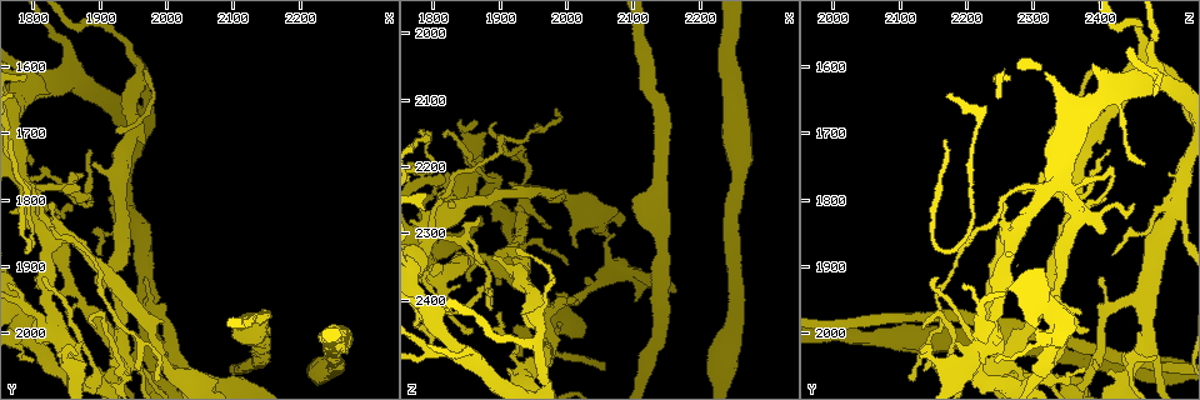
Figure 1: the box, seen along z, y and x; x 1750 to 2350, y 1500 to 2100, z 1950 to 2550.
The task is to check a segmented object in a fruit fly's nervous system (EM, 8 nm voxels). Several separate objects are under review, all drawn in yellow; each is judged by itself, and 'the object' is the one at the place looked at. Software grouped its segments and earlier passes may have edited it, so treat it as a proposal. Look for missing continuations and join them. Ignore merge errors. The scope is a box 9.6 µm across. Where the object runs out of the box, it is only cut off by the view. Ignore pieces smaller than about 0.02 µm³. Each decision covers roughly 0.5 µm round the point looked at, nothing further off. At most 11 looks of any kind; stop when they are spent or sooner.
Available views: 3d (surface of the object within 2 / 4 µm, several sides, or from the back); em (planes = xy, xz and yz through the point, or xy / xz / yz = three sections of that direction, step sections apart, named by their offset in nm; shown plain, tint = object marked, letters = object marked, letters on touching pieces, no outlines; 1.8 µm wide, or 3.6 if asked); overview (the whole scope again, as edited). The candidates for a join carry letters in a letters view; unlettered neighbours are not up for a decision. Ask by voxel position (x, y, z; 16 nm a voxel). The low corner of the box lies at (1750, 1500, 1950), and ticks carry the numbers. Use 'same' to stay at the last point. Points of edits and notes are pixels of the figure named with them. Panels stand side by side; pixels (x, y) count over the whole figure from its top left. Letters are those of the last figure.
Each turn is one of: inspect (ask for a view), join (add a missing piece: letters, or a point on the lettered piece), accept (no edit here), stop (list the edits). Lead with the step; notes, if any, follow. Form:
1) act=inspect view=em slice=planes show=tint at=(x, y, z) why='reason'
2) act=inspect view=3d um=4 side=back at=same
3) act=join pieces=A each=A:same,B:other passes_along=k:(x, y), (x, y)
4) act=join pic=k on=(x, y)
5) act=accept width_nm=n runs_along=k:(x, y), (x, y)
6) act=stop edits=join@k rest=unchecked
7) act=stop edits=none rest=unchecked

act=inspect view=em slice=yz step=16 show=tint at=(1910, 1965, 2160) why='touches itself'

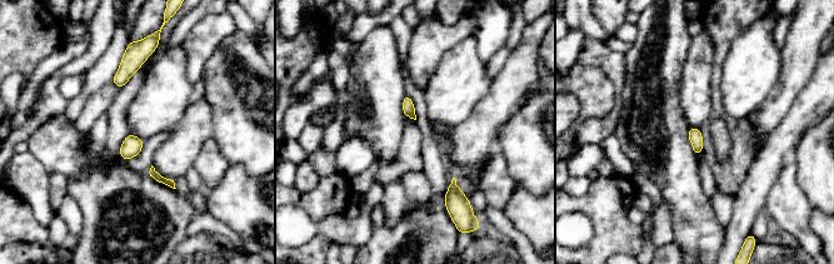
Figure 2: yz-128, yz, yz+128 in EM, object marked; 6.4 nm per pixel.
act=inspect view=em slice=planes show=letters at=same why='another direction'

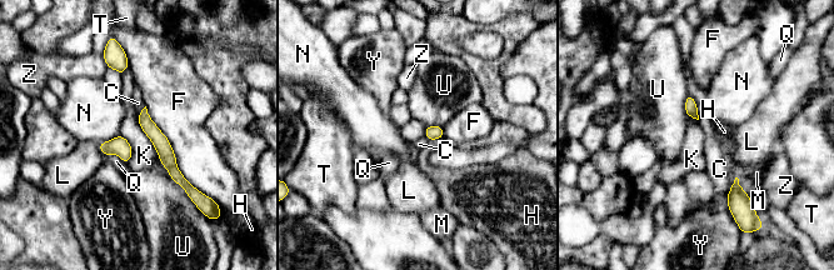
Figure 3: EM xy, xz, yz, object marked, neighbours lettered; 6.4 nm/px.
act=accept each=C:other,F:other,H:other,K:other,L:other,M:other,N:other,Q:other,T:other,U:other,Y:other,Z:other found='none of them fits'

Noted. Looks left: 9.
act=inspect view=em slice=xz step=8 show=tint at=(1835, 1995, 2235) why='narrows sharply'

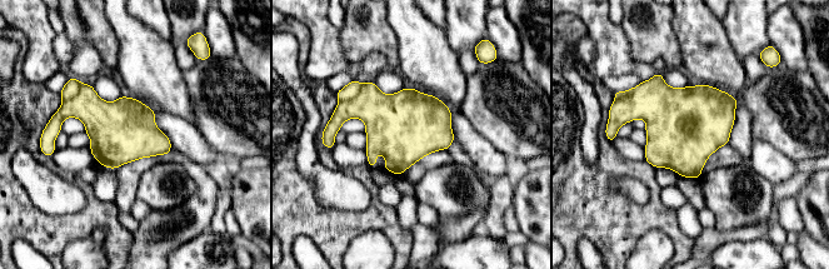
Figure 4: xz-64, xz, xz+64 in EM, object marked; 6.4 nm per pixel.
act=inspect view=em slice=planes show=letters at=same why='another direction'

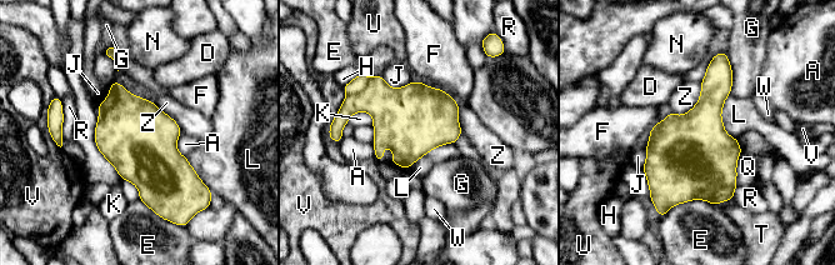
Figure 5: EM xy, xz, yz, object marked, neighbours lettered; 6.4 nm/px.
act=accept width_nm=460 each=A:other,D:other,E:other,F:other,G:other,H:other,J:other,K:other,L:other,N:other,Q:other,R:other,T:other,U:other,V:other,W:other,Z:other border=5:(113, 81), (151, 100), (183, 131) found='none of them fits'

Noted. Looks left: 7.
act=inspect view=3d um=4 at=(1920, 1995, 2385) why='branch stops here'

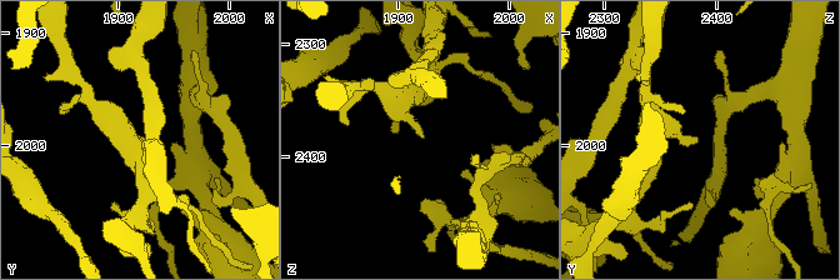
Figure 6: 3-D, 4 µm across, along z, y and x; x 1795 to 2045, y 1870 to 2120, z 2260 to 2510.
act=inspect view=em slice=planes show=plain at=(1922, 1994, 2384)

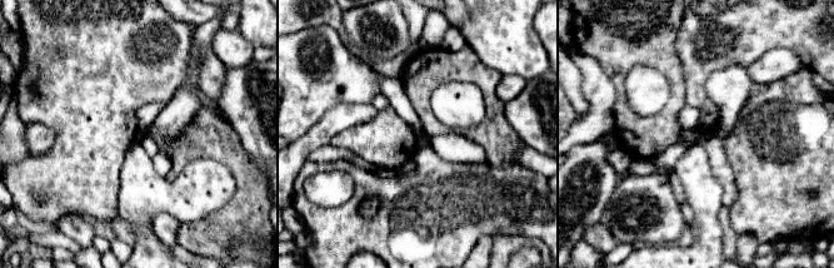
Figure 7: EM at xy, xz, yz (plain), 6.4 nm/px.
act=inspect view=em slice=planes show=letters at=same why='see the neighbours'

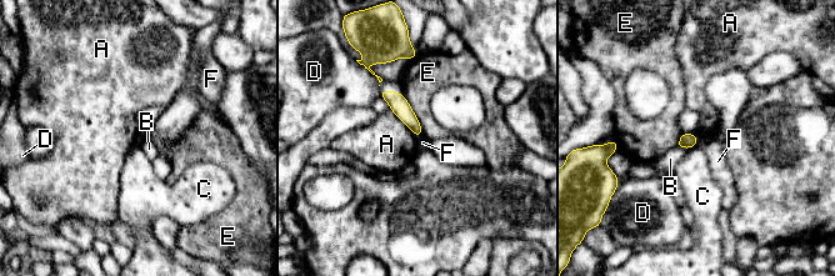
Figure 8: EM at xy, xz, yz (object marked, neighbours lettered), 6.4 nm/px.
act=accept width_nm=100 longest_contact=E:300nm each=A:other,B:other,C:other,D:other,E:other,F:other found='no lettered piece goes on from it'

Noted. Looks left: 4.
act=inspect view=em slice=planes show=letters at=(1785, 1995, 2340) why='thick turns thin'

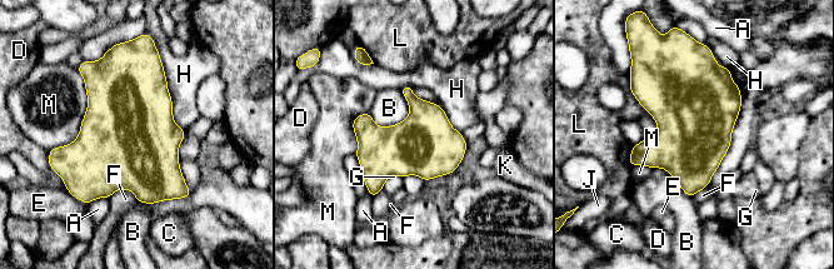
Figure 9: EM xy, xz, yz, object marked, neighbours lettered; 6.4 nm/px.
act=accept longest_contact=M:550nm each=A:other,B:other,C:other,D:other,E:other,F:other,G:other,H:other,J:other,K:other,L:other,M:other border=9:(400, 89), (409, 113), (378, 126) found='none of them fits'

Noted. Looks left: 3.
act=stop edits=none rest=unchecked

